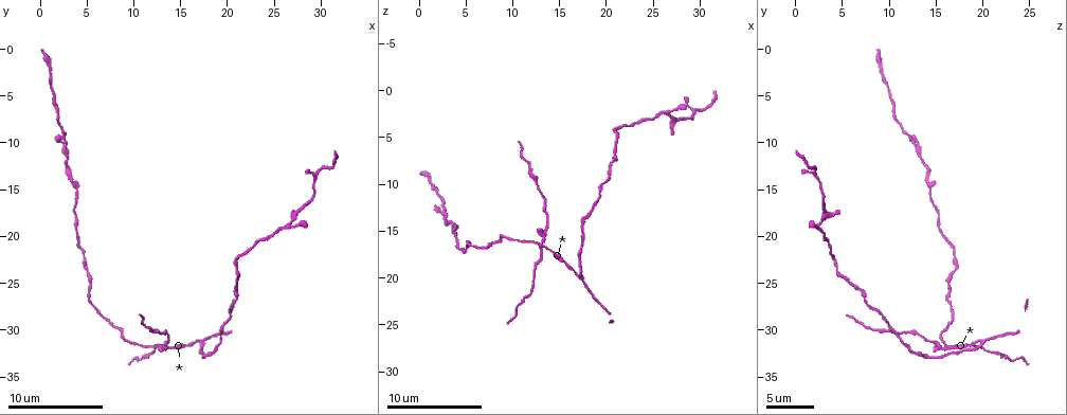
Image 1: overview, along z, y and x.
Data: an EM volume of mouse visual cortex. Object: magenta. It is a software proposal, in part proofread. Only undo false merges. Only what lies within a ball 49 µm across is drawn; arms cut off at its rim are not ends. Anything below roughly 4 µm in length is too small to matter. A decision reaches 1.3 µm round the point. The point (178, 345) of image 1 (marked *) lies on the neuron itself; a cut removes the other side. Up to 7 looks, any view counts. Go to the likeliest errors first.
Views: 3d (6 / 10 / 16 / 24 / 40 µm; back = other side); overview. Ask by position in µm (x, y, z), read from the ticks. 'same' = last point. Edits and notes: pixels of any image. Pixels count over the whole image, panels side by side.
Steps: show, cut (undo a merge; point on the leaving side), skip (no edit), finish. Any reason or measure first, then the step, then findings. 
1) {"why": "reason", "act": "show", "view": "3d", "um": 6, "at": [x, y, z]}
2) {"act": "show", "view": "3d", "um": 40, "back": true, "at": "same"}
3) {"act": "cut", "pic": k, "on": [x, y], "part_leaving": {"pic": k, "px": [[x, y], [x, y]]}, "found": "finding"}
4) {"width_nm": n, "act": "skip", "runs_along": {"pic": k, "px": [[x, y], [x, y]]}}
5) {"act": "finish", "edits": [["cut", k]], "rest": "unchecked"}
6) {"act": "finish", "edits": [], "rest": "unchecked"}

{"why": "looks like a crossing", "act": "show", "view": "3d", "um": 10, "at": [13.2, 32.0, 16.4]}

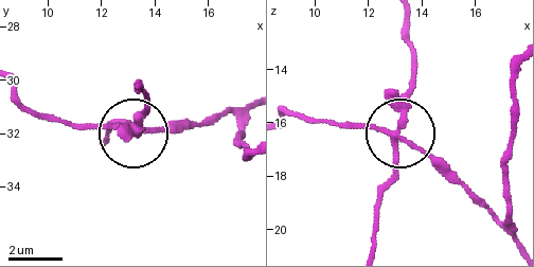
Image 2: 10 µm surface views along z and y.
{"act": "show", "view": "3d", "um": 6, "at": "same"}

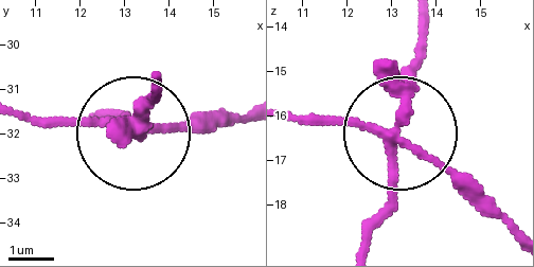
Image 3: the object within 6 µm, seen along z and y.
{"act": "cut", "pic": 3, "on": [124, 130], "part_leaving": {"pic": 3, "px": [[388, 140], [422, 18]]}, "found": "a second neuron is stuck on"}

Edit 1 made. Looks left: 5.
{"act": "show", "view": "overview"}

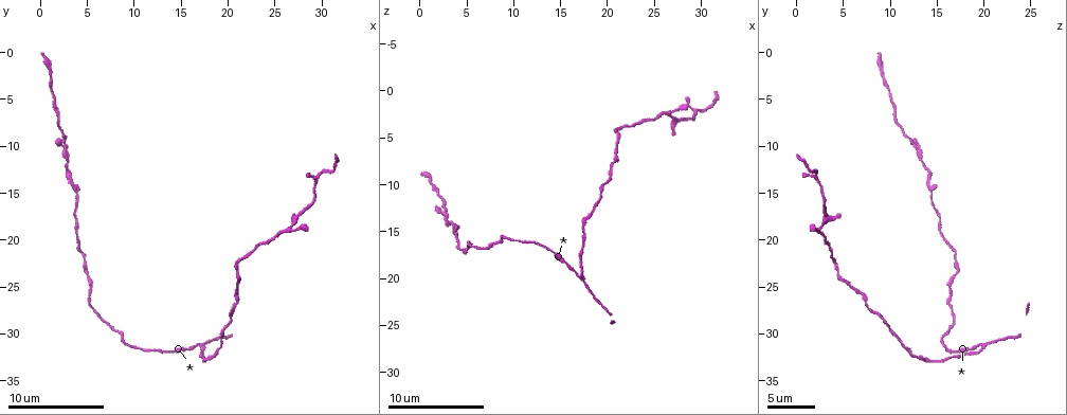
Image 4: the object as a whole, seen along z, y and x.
{"why": "side arm on a straight run", "act": "show", "view": "3d", "um": 16, "at": [17.4, 31.8, 19.6]}

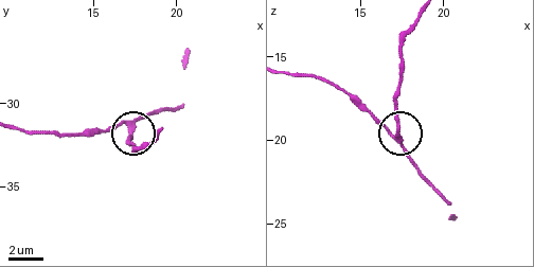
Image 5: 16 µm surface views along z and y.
{"width_nm": 190, "act": "skip", "runs_along": {"pic": 5, "px": [[357, 101], [399, 139], [413, 163]]}, "found": "continuous, no second neuron"}

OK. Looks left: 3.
{"why": "sudden change in width", "act": "show", "view": "3d", "um": 10, "at": [25.8, 19.0, 2.6]}

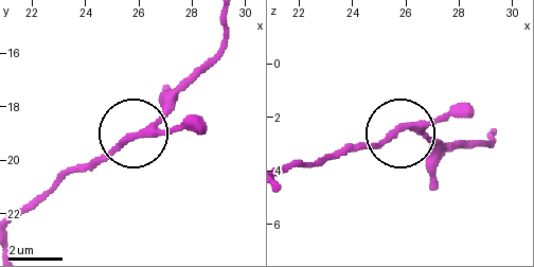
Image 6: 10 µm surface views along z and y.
{"act": "show", "view": "3d", "um": 6, "at": [26.0, 19.0, 2.3]}

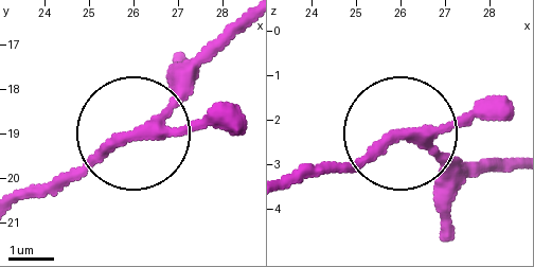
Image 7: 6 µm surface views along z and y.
{"arms": 3, "act": "skip", "runs_along": {"pic": 7, "px": [[18, 205], [121, 147], [209, 60]]}, "found": "continuous, no second neuron"}

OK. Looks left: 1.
{"why": "narrows sharply", "act": "show", "view": "3d", "um": 6, "at": [22.4, 21.2, 3.8]}

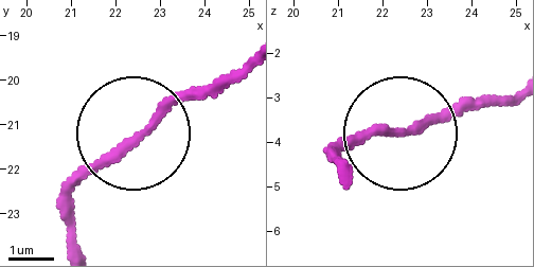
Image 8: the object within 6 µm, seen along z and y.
{"act": "skip", "runs_along": {"pic": 8, "px": [[76, 244], [87, 175], [220, 76]]}, "found": "continuous, no second neuron"}

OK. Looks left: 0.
{"act": "finish", "edits": [["cut", 3]], "rest": "unchecked"}

